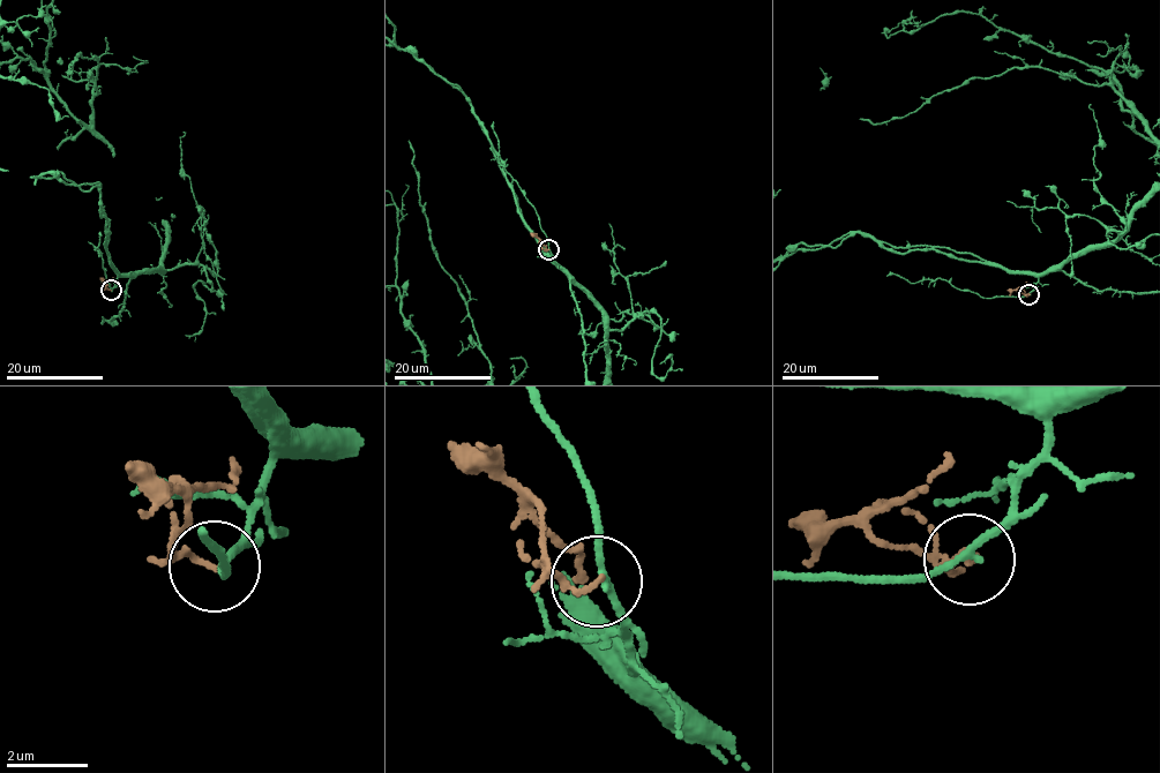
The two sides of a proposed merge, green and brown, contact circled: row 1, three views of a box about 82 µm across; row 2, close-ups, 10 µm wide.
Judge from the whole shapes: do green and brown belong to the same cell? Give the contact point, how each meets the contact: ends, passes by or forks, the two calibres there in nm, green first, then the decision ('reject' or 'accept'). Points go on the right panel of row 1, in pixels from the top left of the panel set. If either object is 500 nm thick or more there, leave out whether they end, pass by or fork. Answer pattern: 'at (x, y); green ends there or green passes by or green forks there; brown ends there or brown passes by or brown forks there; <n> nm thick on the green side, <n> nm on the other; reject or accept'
at (1028, 294); green passes by; brown ends there; 170 nm thick on the green side, 150 nm on the other; reject

